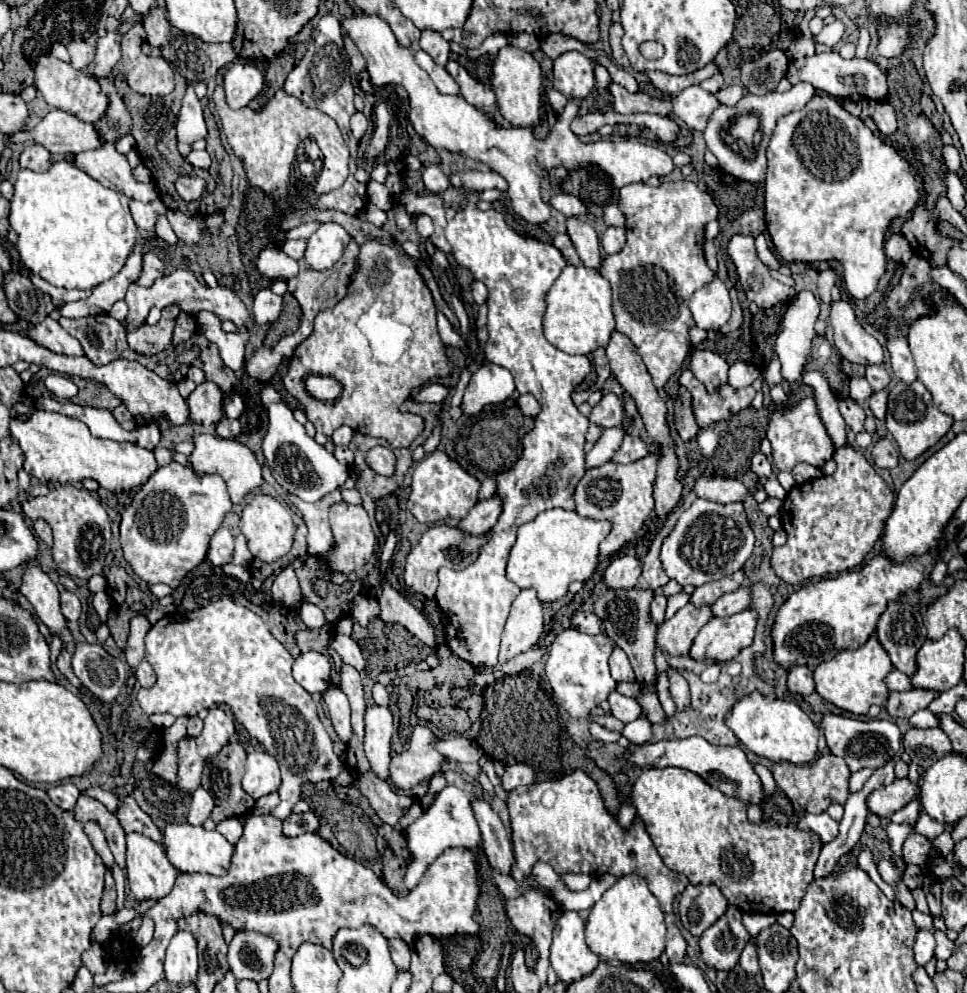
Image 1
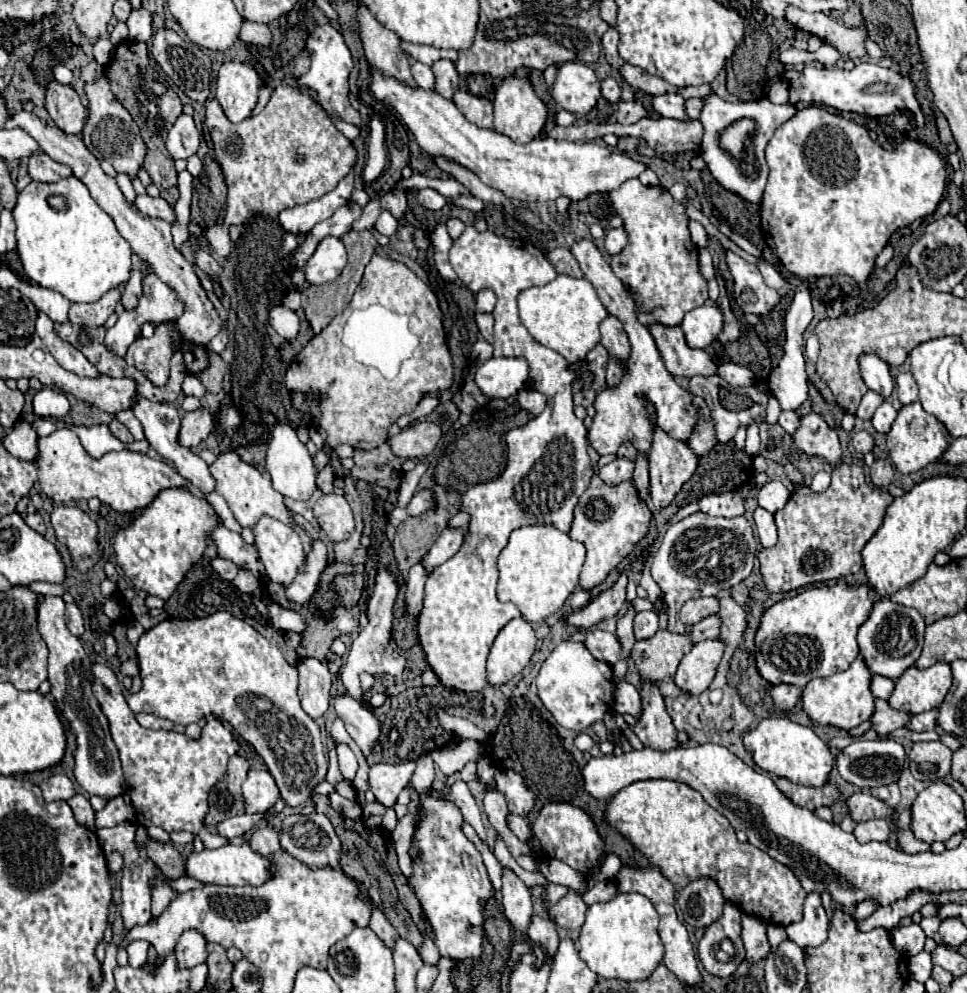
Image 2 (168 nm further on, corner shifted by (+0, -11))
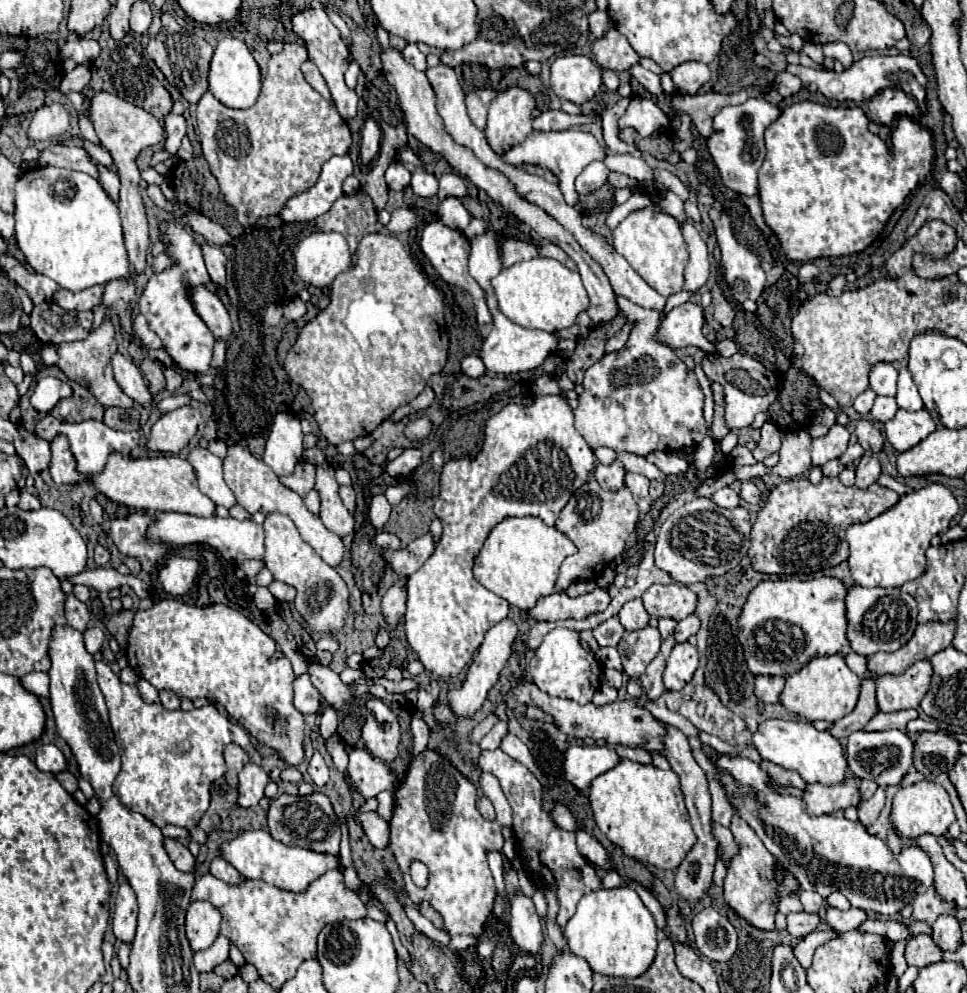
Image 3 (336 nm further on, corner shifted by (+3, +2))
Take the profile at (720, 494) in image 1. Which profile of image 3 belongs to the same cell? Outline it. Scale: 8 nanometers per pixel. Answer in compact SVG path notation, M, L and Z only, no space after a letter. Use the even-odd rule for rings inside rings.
M726 486L726 488L722 488L722 490L718 490L718 492L714 492L712 494L712 500L720 506L720 508L736 508L738 504L740 504L740 496L738 496L738 492L736 490L732 490L730 486Z

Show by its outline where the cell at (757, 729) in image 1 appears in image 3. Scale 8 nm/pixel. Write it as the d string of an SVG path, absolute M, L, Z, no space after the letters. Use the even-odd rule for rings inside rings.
M766 720L758 726L752 736L758 754L764 760L770 760L786 770L794 770L802 776L806 784L842 784L846 780L848 762L842 750L842 744L828 732L818 732L810 722L792 722L792 720Z

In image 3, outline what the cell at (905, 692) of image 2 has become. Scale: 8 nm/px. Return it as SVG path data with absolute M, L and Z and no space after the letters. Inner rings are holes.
M928 660L912 664L904 674L882 676L876 680L876 702L880 712L918 708L930 688L932 666Z

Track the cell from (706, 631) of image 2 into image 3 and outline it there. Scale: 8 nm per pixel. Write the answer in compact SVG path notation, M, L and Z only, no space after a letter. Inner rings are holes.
M692 614L692 616L686 616L684 620L680 620L676 624L676 632L674 632L674 640L676 642L686 642L690 636L694 636L700 628L700 620Z

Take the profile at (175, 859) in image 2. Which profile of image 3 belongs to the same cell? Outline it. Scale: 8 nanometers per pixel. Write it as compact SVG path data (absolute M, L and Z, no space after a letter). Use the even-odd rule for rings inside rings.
M166 838L164 846L166 846L166 852L172 858L174 866L180 872L194 872L196 870L196 858L190 854L188 846L184 846L184 844L180 844L178 840L172 840L172 838Z

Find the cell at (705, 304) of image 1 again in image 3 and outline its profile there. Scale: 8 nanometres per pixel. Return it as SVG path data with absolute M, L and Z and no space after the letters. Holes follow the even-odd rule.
M686 302L674 310L670 310L658 330L656 330L656 342L666 344L674 350L686 348L686 346L696 346L702 348L708 354L714 354L716 348L702 336L702 306L694 302Z

